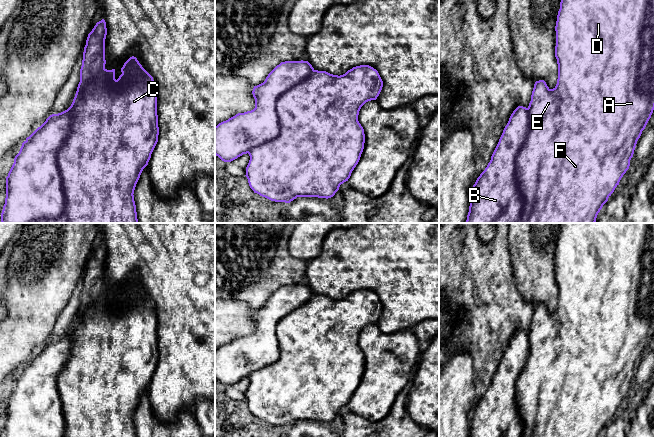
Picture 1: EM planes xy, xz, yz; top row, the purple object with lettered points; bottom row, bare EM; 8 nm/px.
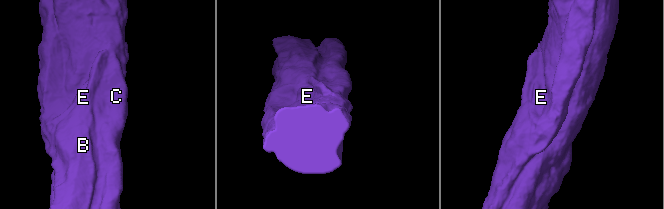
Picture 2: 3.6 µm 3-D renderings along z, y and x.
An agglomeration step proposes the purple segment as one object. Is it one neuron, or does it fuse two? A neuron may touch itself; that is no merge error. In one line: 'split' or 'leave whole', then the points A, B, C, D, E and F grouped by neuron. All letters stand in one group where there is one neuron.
split | A C D E F / B

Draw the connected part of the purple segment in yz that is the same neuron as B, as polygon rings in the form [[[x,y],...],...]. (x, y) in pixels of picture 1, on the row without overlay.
[[[518,330],[504,352],[490,386],[473,409],[468,437],[523,437],[524,424],[518,409],[515,384],[528,355],[528,332]]]

